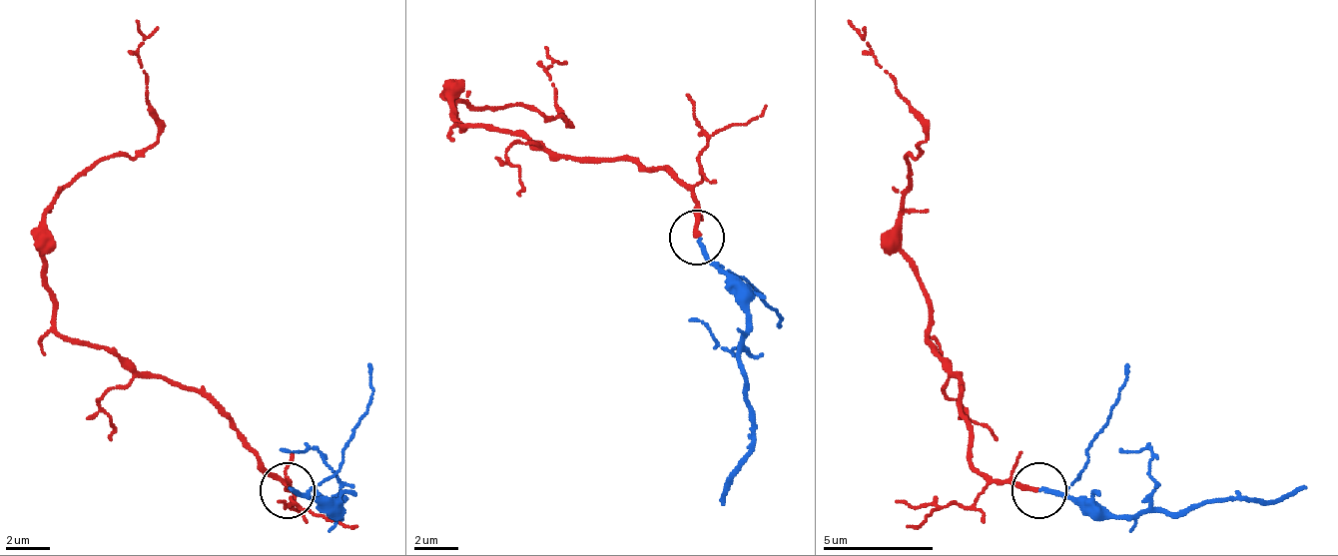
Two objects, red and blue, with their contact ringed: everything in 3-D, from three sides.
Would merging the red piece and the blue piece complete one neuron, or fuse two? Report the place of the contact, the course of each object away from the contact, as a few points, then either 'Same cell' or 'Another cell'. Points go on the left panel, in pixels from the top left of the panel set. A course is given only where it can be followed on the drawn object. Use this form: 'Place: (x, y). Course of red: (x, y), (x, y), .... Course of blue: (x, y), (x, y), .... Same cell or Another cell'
Place: (288, 490). Course of red: (289, 489), (195, 389), (140, 378), (57, 328), (40, 213), (107, 157), (145, 152), (156, 119), (134, 19). Course of blue: (289, 489), (338, 516), (333, 511), (344, 500), (328, 500), (317, 483). Same cell

